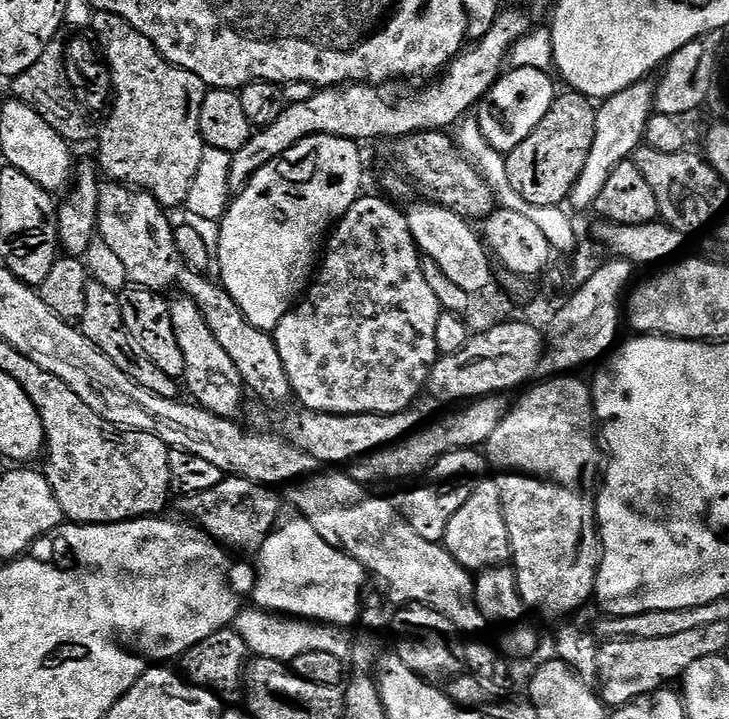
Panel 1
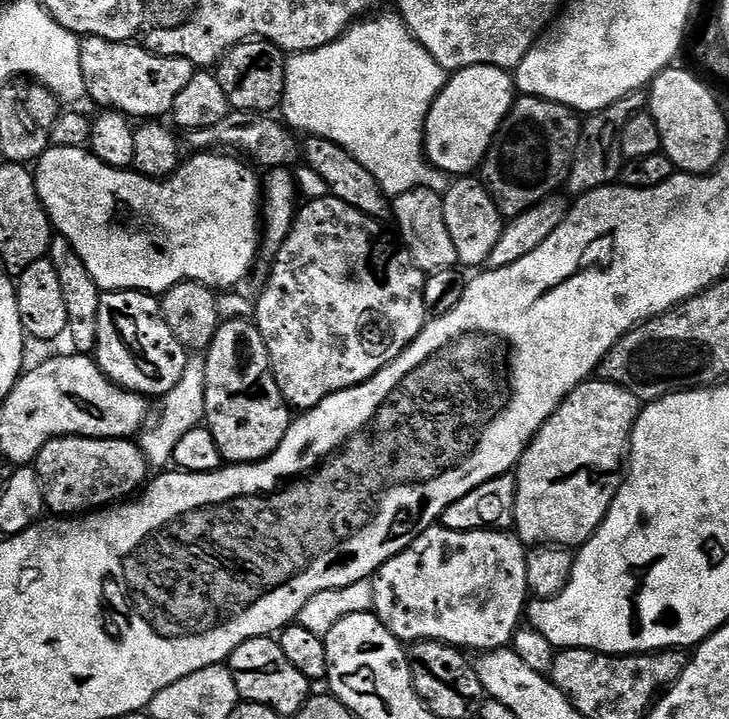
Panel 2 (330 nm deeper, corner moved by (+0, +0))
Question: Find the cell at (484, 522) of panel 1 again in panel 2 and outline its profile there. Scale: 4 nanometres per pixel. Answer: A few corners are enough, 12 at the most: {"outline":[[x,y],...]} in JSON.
{"outline":[[424,529],[371,577],[401,642],[507,648],[530,600],[504,530]]}

